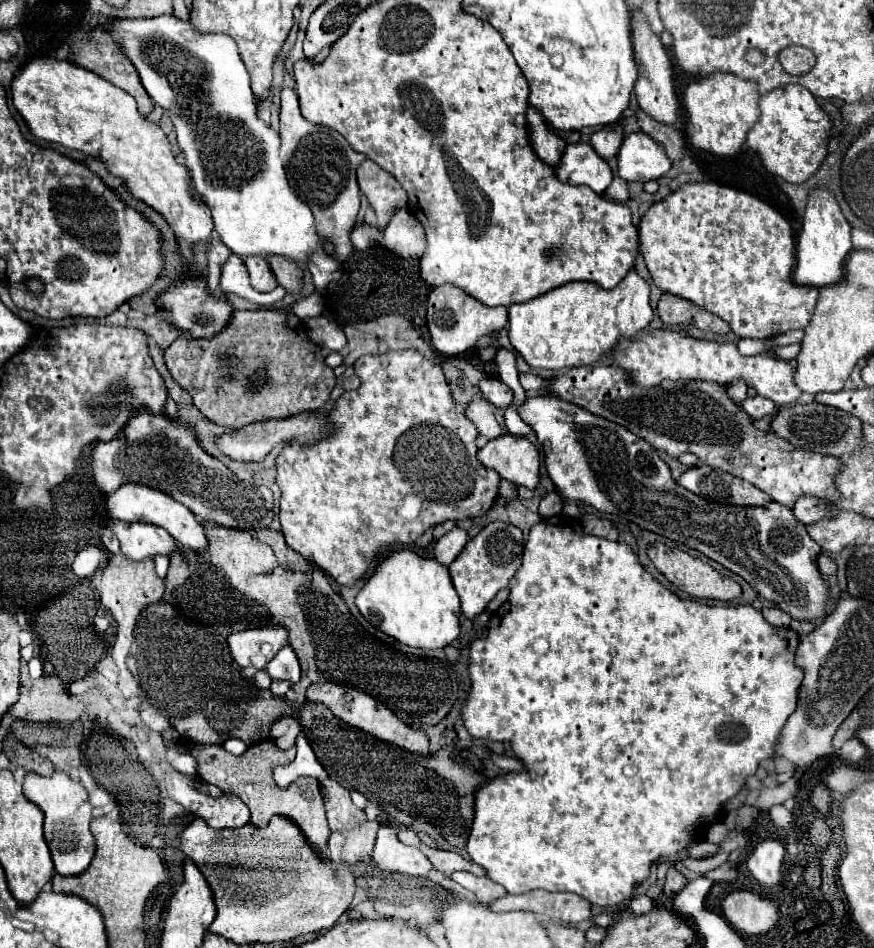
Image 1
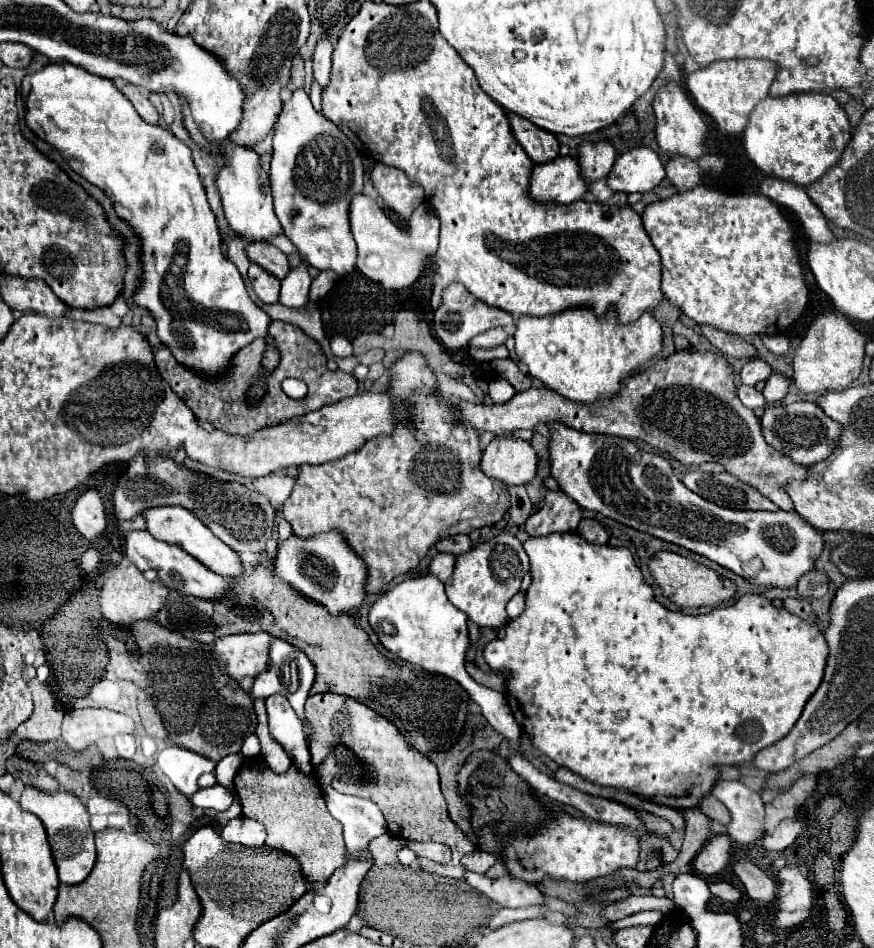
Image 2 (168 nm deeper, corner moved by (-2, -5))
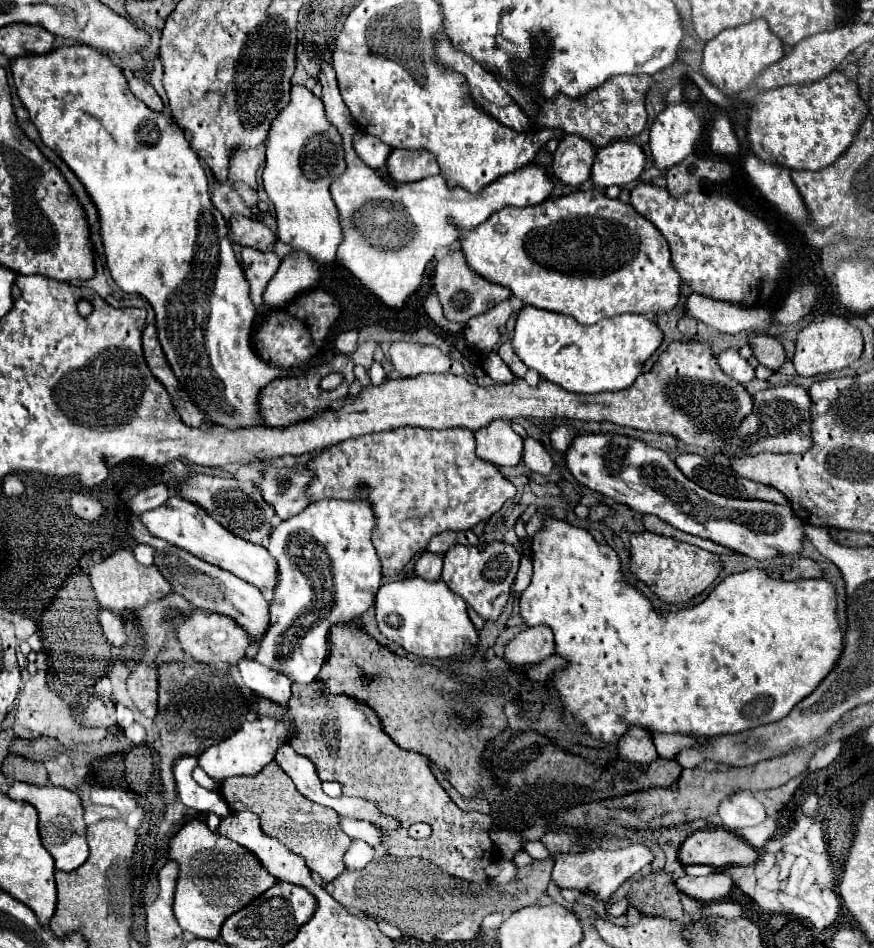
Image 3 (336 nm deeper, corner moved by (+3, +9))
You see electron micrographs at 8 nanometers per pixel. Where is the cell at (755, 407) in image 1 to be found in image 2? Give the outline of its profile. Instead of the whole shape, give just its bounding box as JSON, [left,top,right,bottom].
[737,385,765,409]

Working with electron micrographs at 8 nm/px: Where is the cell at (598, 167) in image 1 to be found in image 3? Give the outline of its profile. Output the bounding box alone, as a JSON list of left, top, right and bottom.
[318,61,554,309]

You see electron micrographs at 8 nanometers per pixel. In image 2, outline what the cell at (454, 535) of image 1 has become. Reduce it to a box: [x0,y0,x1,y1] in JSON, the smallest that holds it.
[429,553,455,581]

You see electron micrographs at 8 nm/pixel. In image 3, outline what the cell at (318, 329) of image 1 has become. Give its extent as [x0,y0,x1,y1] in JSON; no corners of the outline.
[334,329,358,355]

